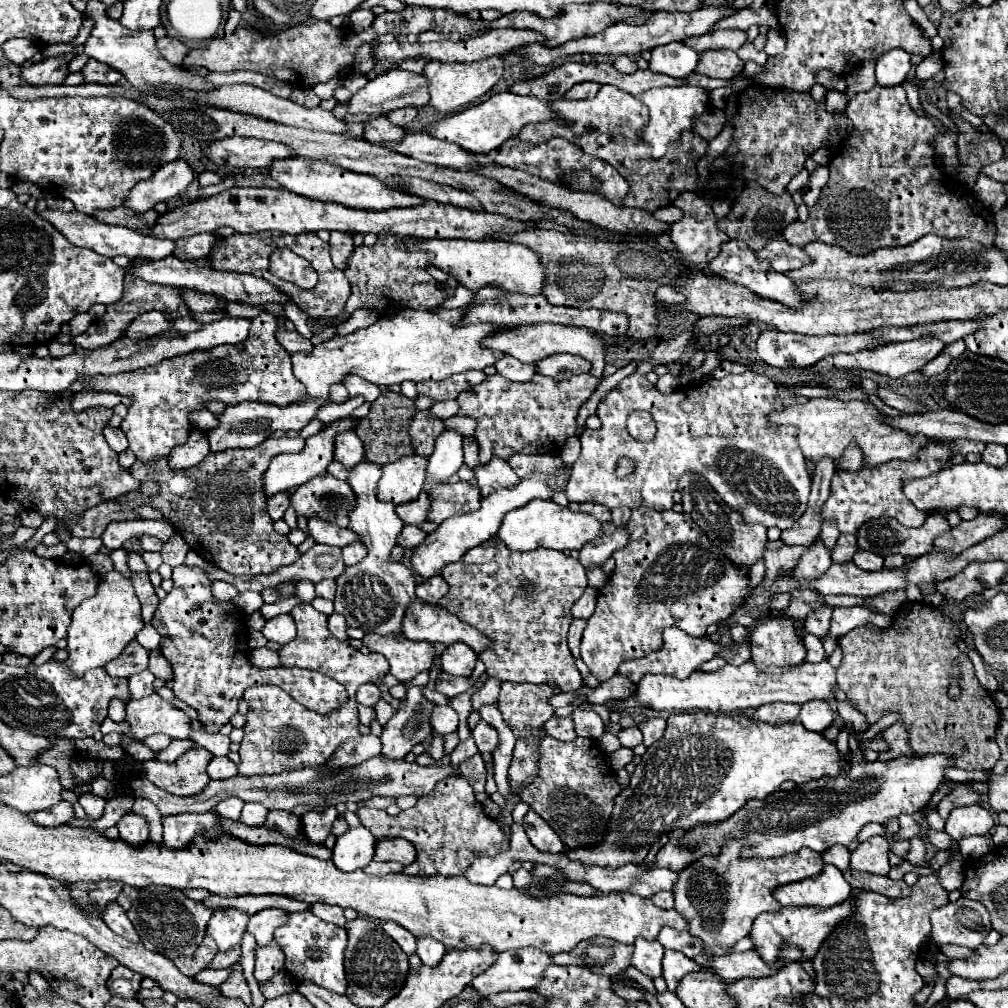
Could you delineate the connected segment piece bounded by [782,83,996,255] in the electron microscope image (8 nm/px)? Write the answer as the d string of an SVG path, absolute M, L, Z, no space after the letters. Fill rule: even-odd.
M878 83L870 91L856 93L846 105L846 117L852 121L854 131L846 137L838 151L830 157L830 179L822 189L806 221L792 221L784 229L784 239L790 245L804 247L812 241L838 245L852 255L868 255L880 247L904 247L912 241L932 233L942 239L972 239L980 241L986 249L994 245L996 229L994 215L984 207L970 189L962 187L956 179L946 175L934 161L932 139L938 135L934 123L916 115L904 95L902 85L880 87Z

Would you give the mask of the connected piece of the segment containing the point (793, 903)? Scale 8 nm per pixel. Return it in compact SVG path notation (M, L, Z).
M826 865L820 875L808 877L796 883L788 883L776 889L774 897L784 907L834 907L844 903L852 893L852 887L842 877L842 871L834 865Z

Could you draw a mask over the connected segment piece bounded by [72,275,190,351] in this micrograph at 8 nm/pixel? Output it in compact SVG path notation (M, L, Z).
M128 275L128 277L124 279L124 297L122 297L120 301L108 305L106 315L104 315L102 319L96 319L96 321L88 327L86 333L74 337L72 343L84 347L86 351L92 351L92 349L96 349L96 347L108 345L108 343L112 343L114 339L118 339L118 337L126 331L126 325L128 325L132 319L136 319L140 313L144 313L144 311L152 311L152 309L156 309L156 311L166 311L166 313L170 313L174 319L190 313L188 307L186 307L186 303L184 303L182 297L180 297L178 287L152 285L152 283L144 283L142 279L136 279L134 275Z

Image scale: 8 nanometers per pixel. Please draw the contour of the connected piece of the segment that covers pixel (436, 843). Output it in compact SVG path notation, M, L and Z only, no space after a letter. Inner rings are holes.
M472 737L458 743L458 747L450 755L452 775L448 775L448 779L442 779L442 783L436 783L432 793L418 797L418 803L412 809L406 809L396 817L390 817L386 811L368 809L364 805L356 811L360 821L372 831L376 839L404 837L416 847L418 851L416 863L404 867L402 873L406 875L444 875L444 877L462 875L462 871L476 857L496 855L508 849L502 829L492 817L484 813L482 803L476 799L476 791L472 789L468 779L460 773L460 763L474 757L476 753L478 753L478 747Z

